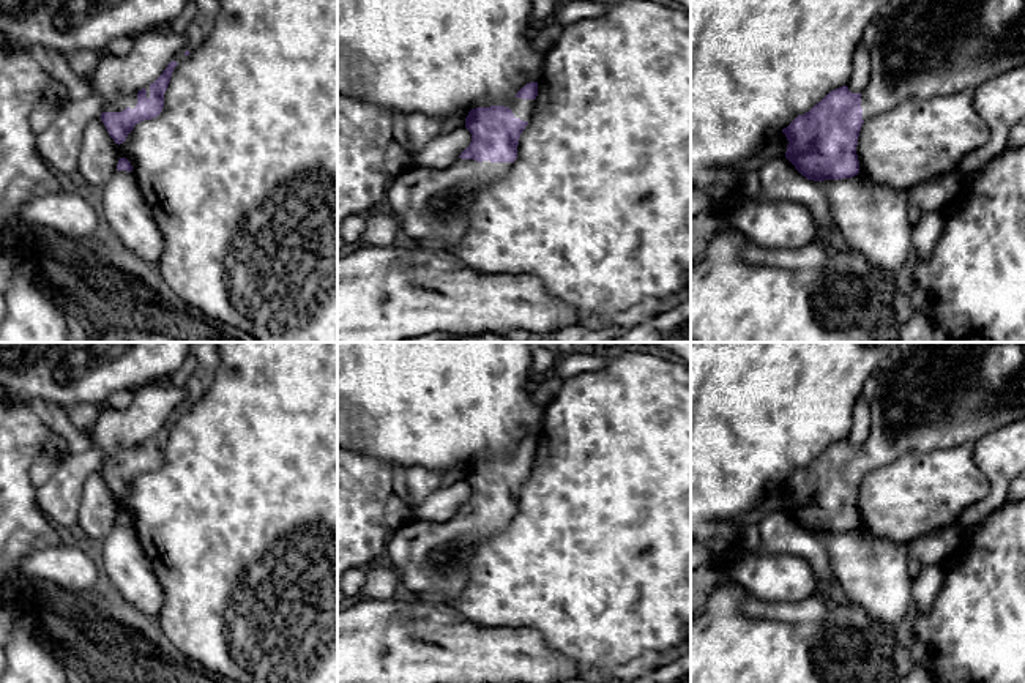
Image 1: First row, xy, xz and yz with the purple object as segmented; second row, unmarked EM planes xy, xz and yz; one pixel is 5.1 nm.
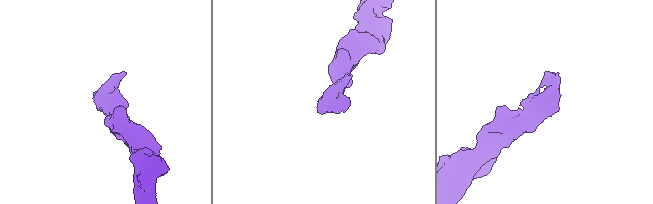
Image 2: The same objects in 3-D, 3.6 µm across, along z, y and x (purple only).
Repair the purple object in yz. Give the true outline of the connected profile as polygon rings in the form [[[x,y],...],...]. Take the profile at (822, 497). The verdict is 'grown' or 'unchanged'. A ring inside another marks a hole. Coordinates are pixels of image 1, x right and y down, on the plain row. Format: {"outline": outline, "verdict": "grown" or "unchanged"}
{"outline": [[[900,342],[896,350],[882,363],[877,374],[877,391],[870,404],[870,432],[861,446],[852,446],[847,439],[829,445],[809,465],[798,468],[787,481],[782,483],[788,498],[785,511],[807,533],[842,533],[859,527],[856,498],[864,475],[899,459],[904,454],[924,454],[937,450],[952,450],[957,446],[973,446],[982,435],[990,434],[1006,424],[1025,418],[1025,342]]], "verdict": "grown"}

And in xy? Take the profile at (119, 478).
{"outline": [[[172,413],[148,440],[106,456],[101,473],[115,497],[123,497],[137,476],[156,472],[162,465],[164,446],[177,418]]], "verdict": "grown"}

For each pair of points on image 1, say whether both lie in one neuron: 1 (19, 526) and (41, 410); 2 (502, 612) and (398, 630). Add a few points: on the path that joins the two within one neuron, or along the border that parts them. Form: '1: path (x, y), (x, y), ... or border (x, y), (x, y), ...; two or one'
1: border (30, 406), (48, 429), (43, 451); two
2: border (450, 608), (478, 625), (502, 627); two

